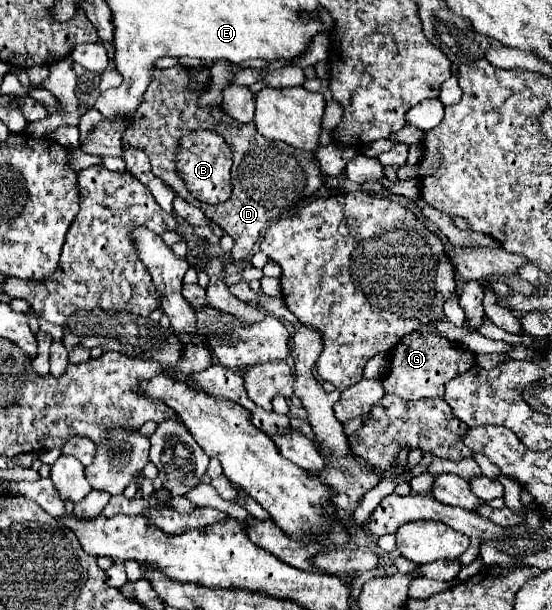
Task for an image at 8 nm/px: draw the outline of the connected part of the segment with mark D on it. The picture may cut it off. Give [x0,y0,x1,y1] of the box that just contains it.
[122,65,326,261]

